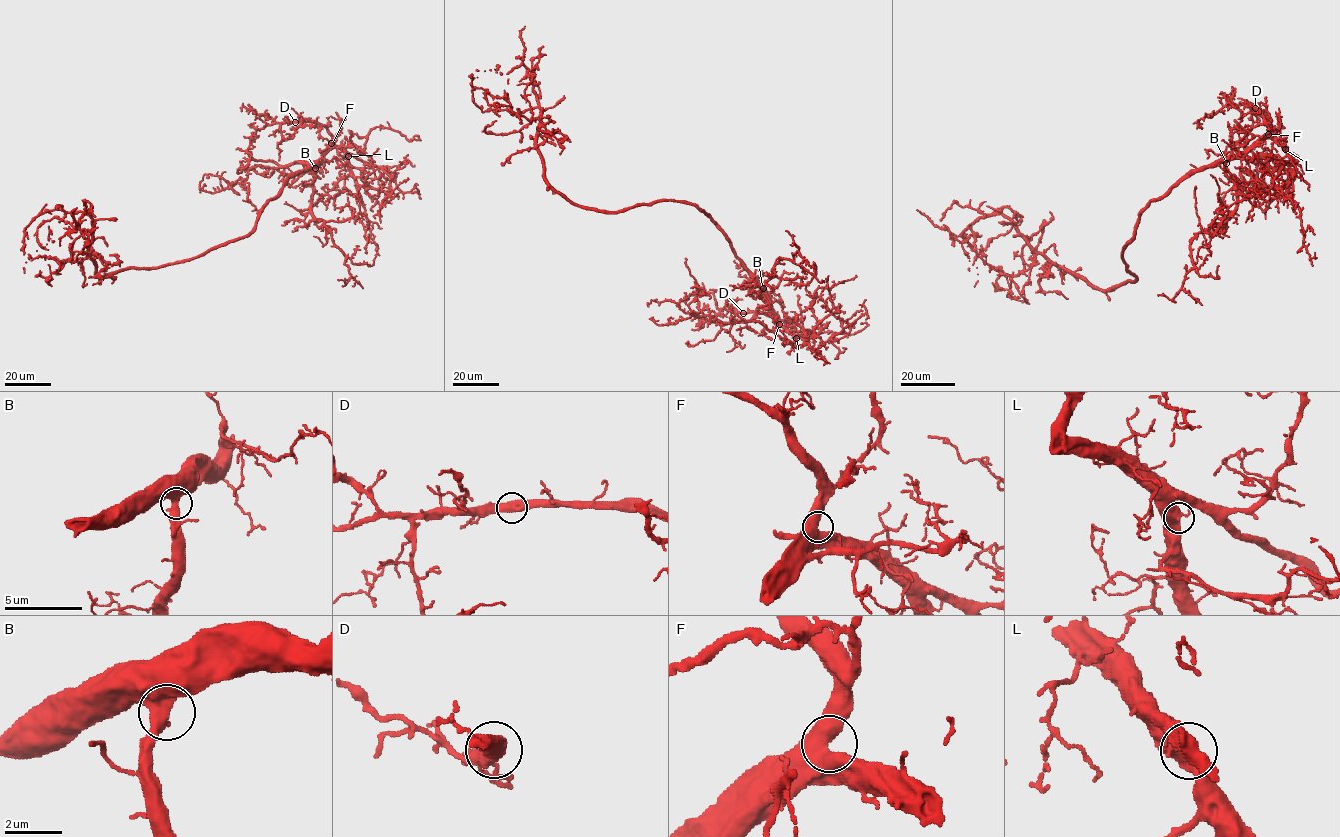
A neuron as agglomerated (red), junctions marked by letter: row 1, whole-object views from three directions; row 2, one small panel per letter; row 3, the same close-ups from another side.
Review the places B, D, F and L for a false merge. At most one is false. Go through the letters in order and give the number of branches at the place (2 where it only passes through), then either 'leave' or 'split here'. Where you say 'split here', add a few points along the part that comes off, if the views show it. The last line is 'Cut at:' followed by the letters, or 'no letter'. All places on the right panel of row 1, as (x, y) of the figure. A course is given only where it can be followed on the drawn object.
B: 2 branches meet; leave
D: 2 branches meet; leave
F: 2 branches meet; leave
L: 2 branches meet; leave
Cut at: no letter

